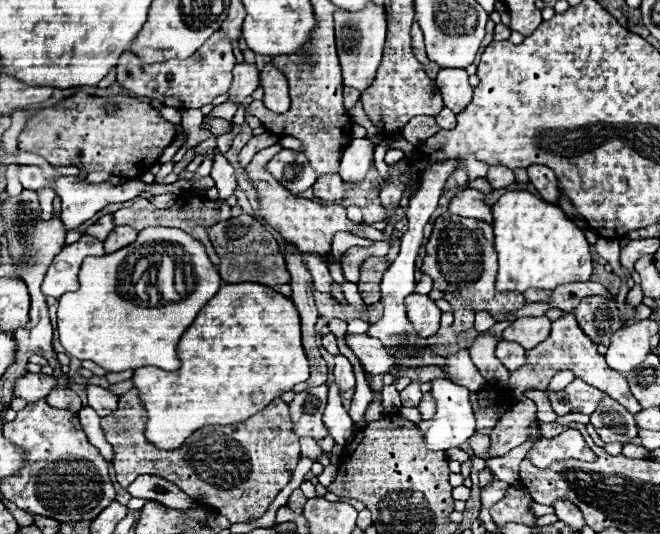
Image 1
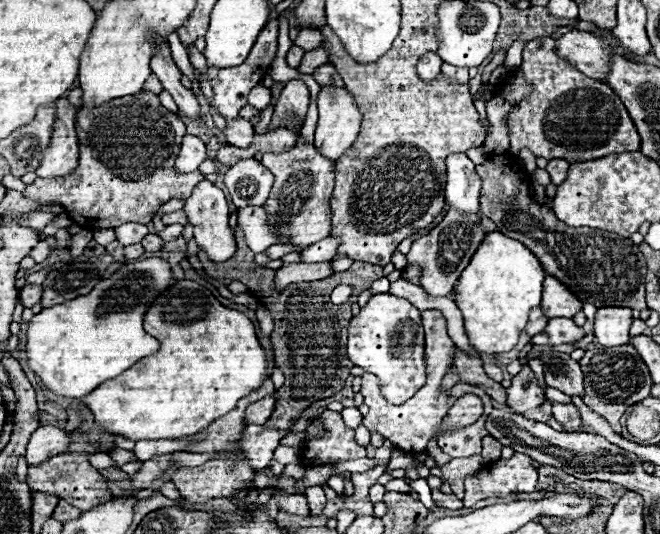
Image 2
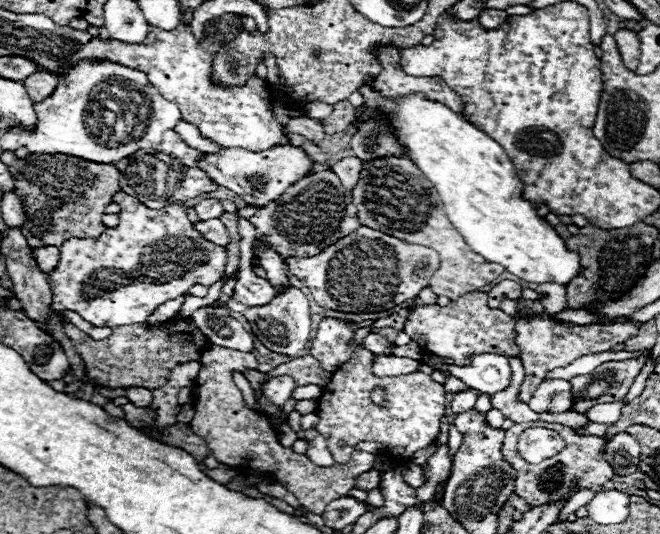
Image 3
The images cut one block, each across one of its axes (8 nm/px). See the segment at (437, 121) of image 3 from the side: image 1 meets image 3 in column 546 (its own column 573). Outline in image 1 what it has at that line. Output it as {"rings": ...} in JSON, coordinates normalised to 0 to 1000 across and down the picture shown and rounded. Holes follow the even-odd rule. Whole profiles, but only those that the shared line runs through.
{"rings":[[[767,360],[745,386],[745,404],[748,464],[755,476],[755,543],[782,543],[794,551],[800,539],[839,543],[848,532],[894,524],[894,461],[885,438],[845,386],[803,360]]]}

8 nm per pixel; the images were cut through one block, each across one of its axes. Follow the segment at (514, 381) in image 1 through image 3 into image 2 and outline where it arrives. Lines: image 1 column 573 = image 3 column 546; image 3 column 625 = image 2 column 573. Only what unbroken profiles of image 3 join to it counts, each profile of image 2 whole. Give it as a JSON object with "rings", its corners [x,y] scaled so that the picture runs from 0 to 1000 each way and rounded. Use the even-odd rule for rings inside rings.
{"rings":[[[836,596],[830,599],[830,610],[824,622],[812,625],[806,633],[806,644],[812,648],[845,648],[845,644],[864,644],[873,637],[882,637],[888,625],[879,610],[873,610],[864,596]]]}

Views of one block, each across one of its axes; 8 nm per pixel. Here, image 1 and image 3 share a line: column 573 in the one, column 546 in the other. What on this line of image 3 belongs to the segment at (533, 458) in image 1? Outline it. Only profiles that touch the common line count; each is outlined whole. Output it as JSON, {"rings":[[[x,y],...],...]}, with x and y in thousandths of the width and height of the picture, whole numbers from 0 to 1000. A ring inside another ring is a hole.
{"rings":[[[800,801],[788,815],[783,839],[797,865],[815,869],[845,850],[855,839],[855,824],[842,809],[827,805],[827,801]]]}

